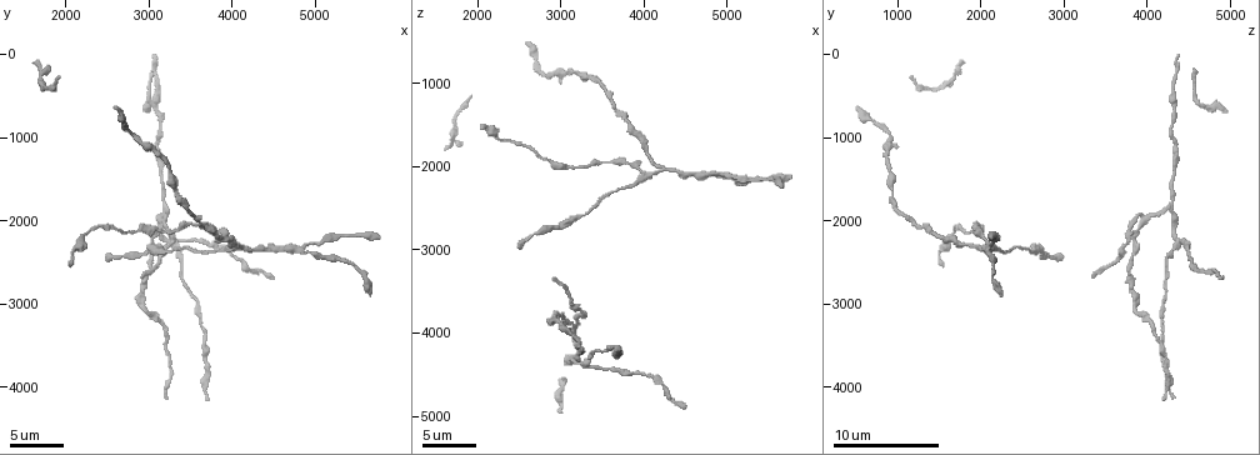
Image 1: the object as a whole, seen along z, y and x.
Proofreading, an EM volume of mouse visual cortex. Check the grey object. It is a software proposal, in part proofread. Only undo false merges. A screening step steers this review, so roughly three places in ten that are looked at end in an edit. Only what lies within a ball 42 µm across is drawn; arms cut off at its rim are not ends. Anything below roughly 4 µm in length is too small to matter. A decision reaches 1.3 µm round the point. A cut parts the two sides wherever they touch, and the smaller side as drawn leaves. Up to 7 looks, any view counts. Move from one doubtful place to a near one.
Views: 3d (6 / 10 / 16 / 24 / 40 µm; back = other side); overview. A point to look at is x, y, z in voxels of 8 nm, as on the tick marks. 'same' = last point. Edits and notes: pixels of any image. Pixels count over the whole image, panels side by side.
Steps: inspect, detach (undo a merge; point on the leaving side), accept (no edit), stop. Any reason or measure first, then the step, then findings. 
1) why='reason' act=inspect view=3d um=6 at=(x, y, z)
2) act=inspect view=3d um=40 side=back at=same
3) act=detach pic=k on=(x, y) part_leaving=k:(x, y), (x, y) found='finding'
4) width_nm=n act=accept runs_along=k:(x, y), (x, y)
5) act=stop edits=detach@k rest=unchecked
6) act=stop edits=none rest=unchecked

why='a fork' act=inspect view=3d um=6 at=(4200, 2350, 2050)

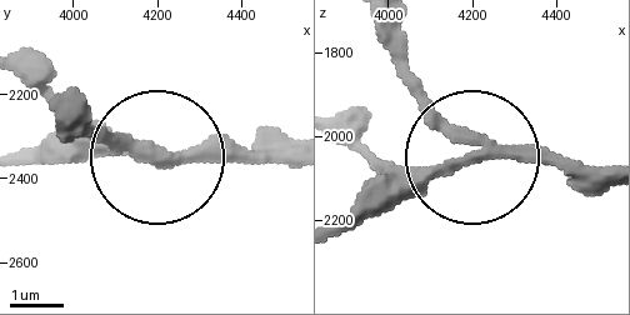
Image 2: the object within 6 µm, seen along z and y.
width_nm=230 act=detach pic=2 on=(398, 175) found='two neurons meet here'

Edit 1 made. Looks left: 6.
why='two arms in line, one across' act=inspect view=3d um=10 at=(4900, 2350, 2100)

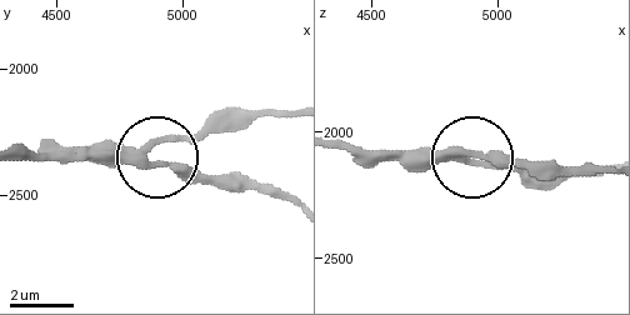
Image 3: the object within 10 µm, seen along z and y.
arms=3 act=detach pic=3 on=(178, 175) found='a second neuron is stuck on'

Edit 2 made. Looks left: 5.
act=inspect view=overview

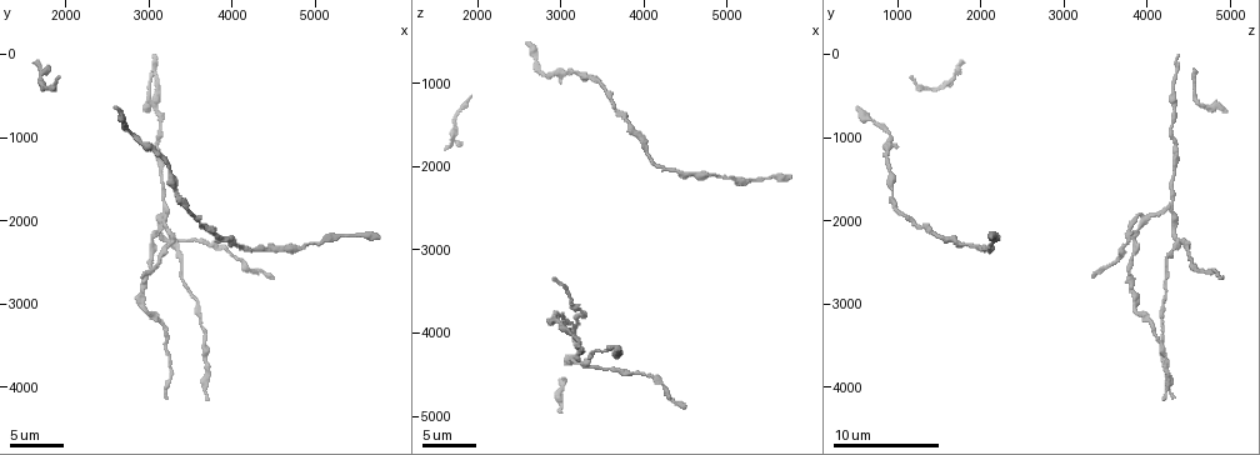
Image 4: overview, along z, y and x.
why='sudden change in width' act=inspect view=3d um=10 at=(3100, 1100, 4350)

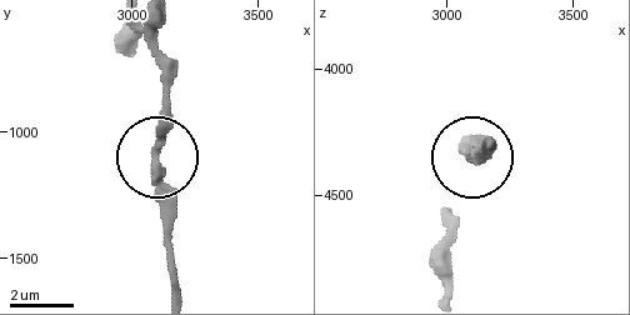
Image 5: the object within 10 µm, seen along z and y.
act=accept found='continuous, no second neuron'

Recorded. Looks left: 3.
act=stop edits=detach@2,detach@3 rest=unchecked

